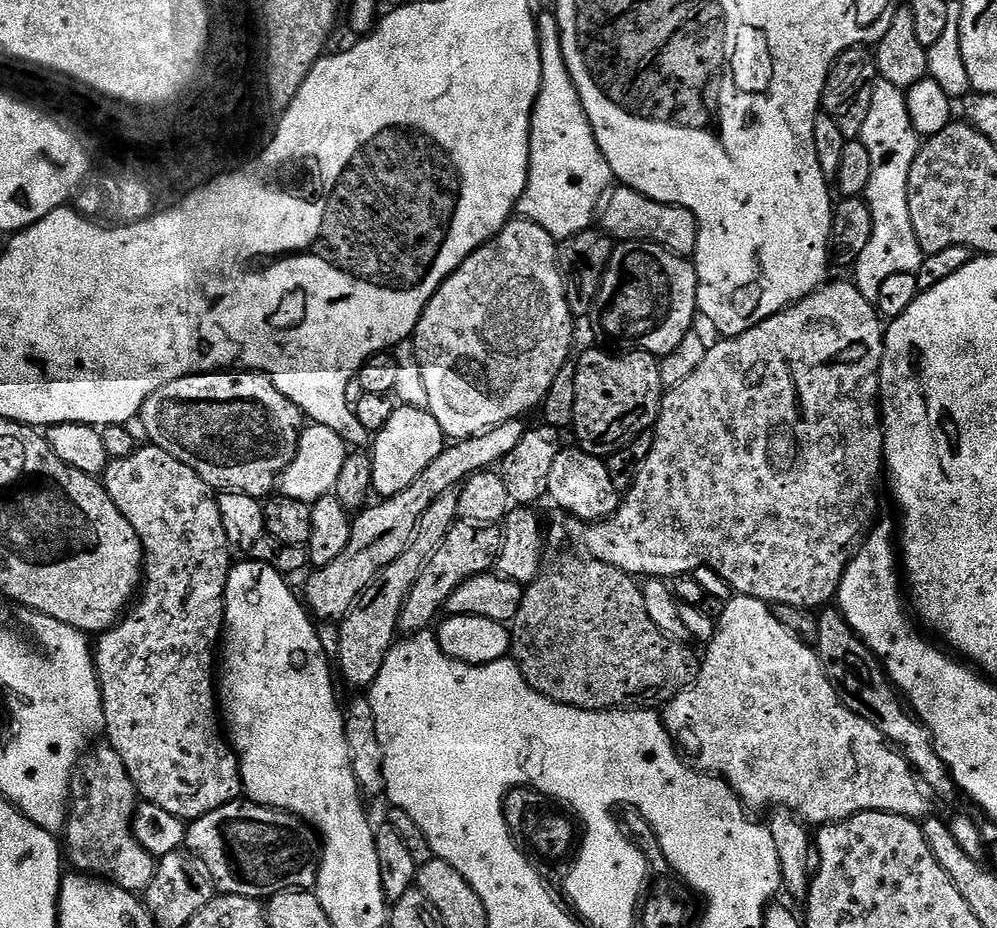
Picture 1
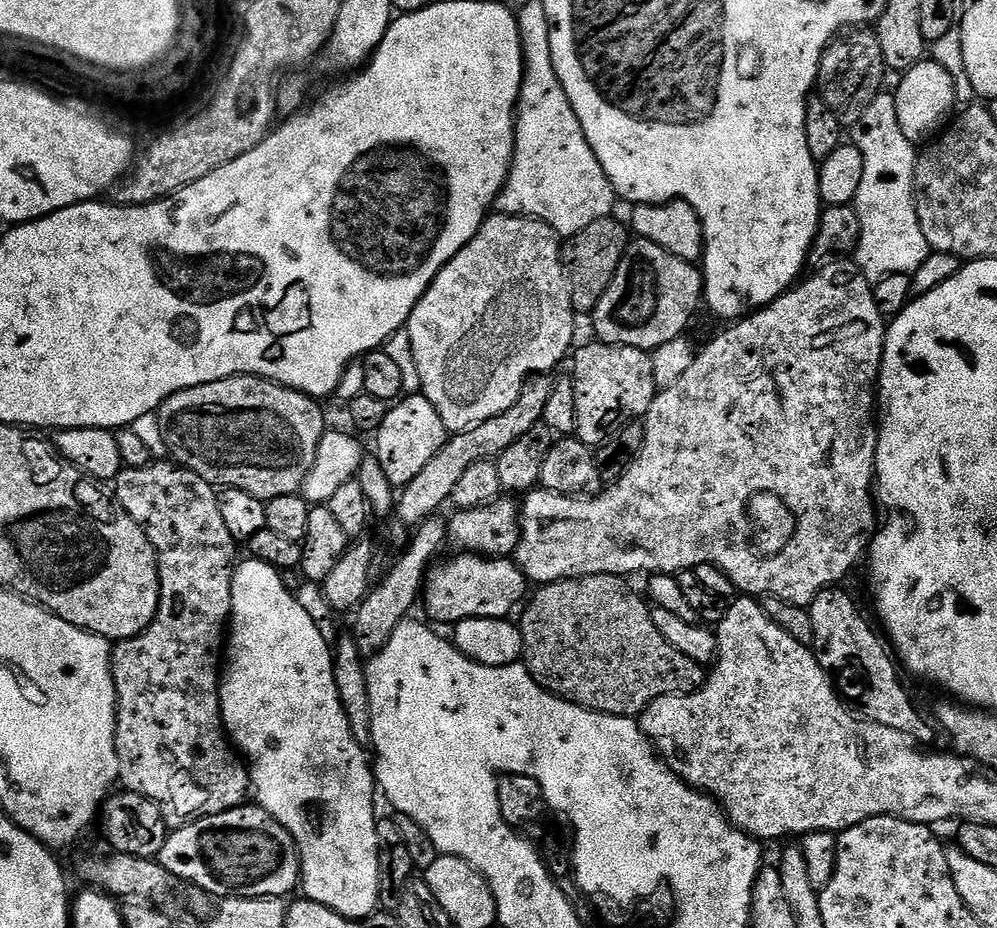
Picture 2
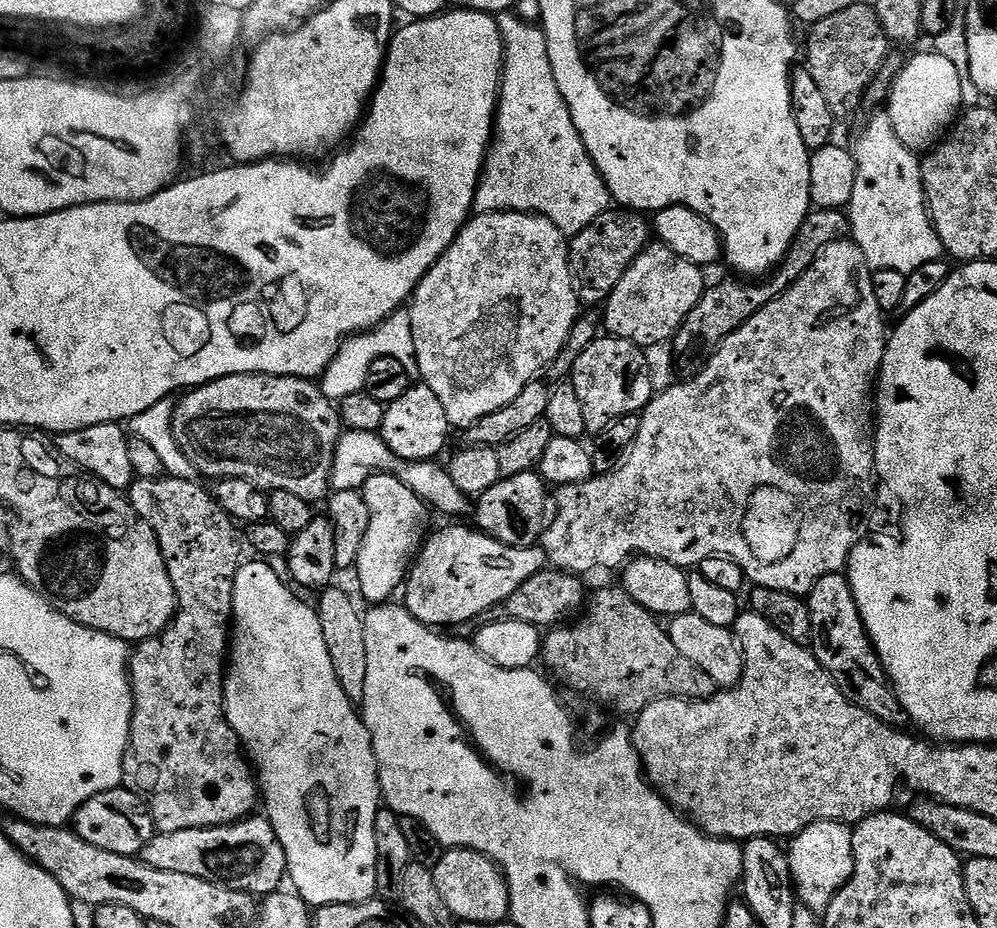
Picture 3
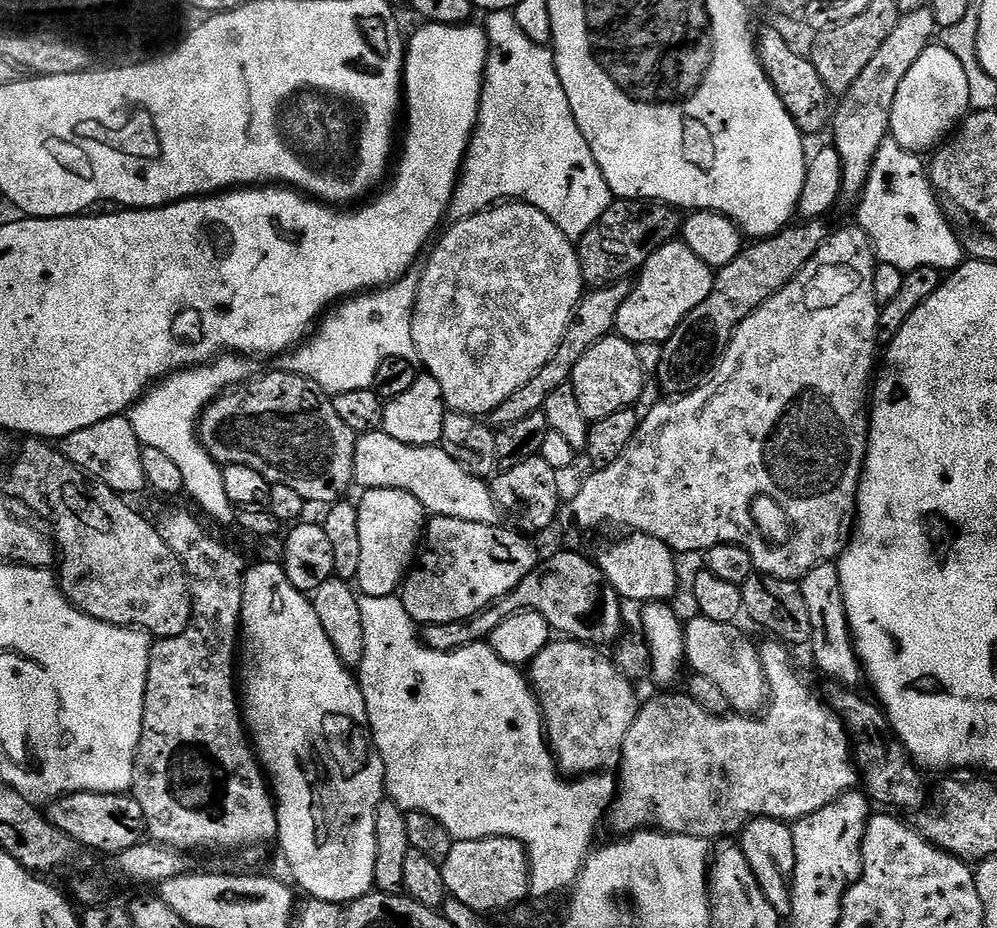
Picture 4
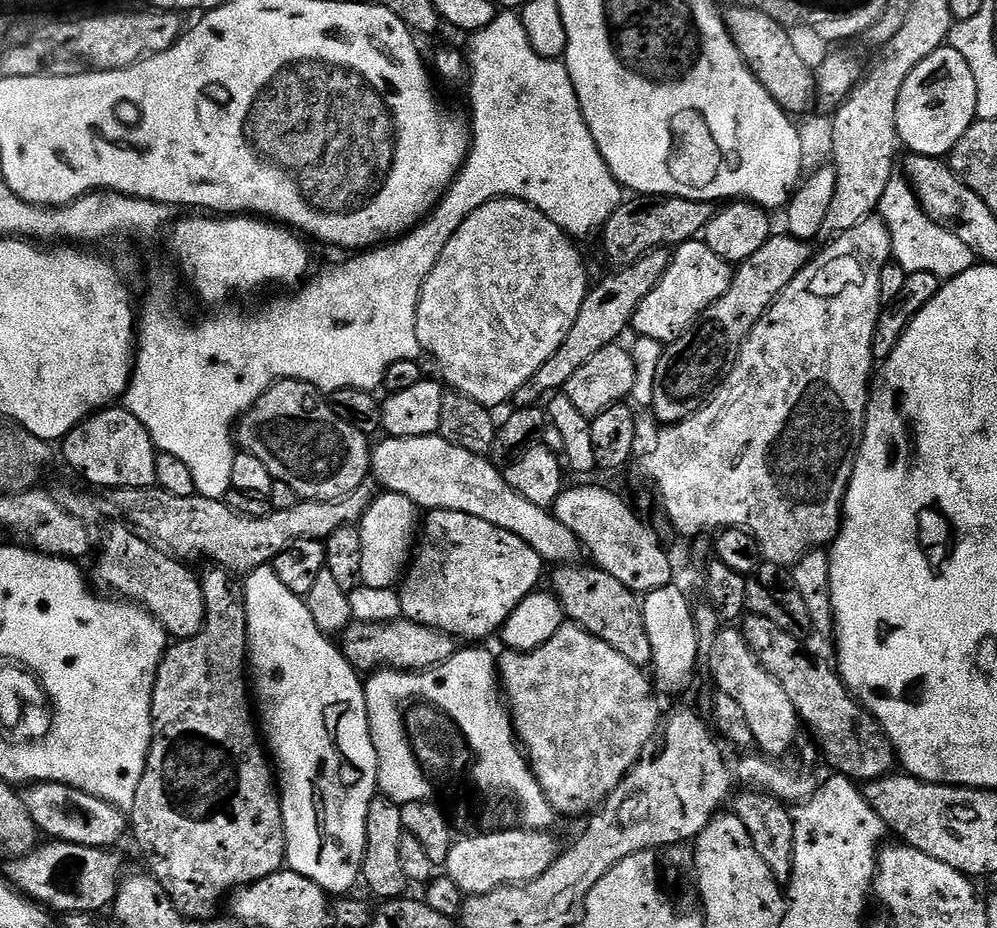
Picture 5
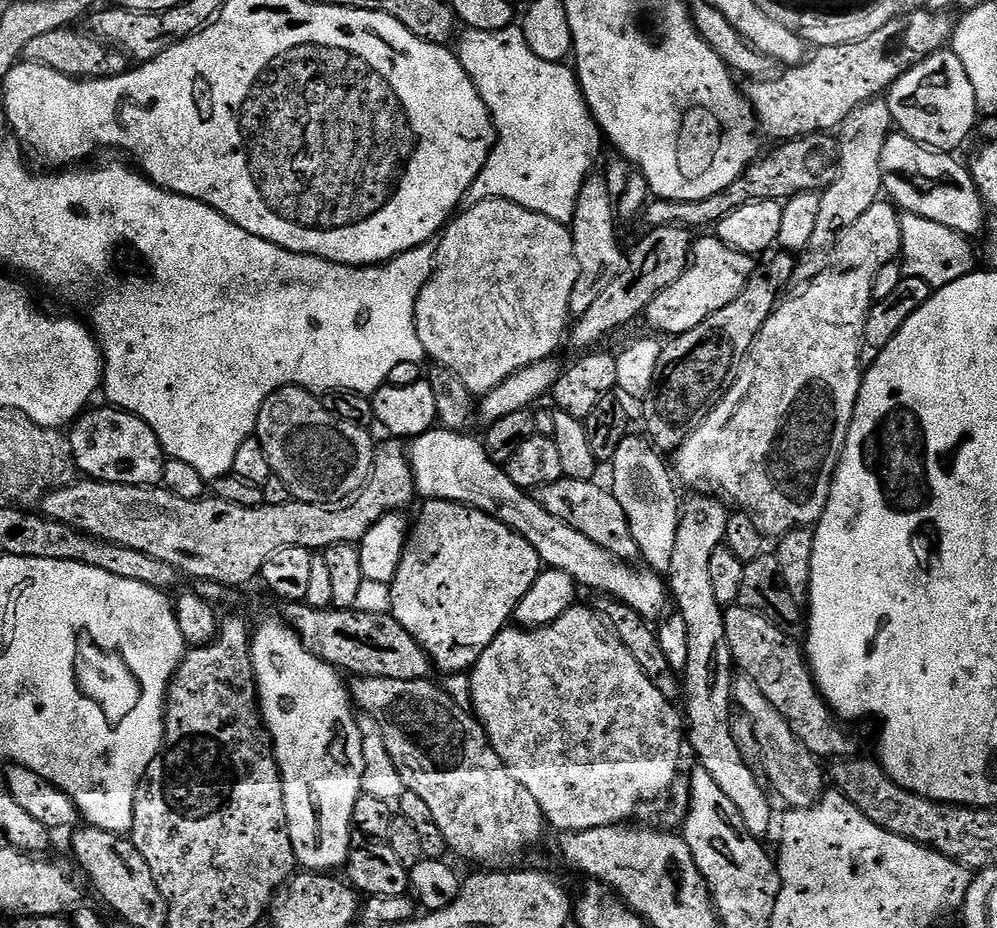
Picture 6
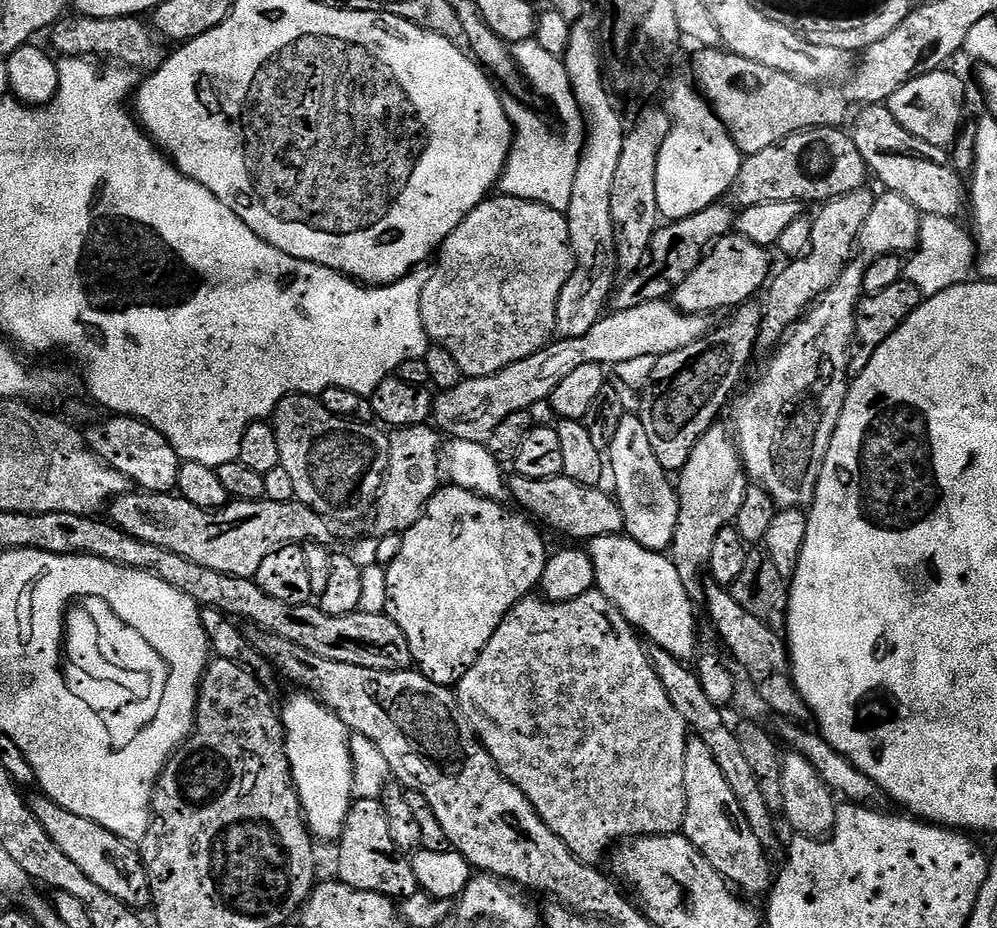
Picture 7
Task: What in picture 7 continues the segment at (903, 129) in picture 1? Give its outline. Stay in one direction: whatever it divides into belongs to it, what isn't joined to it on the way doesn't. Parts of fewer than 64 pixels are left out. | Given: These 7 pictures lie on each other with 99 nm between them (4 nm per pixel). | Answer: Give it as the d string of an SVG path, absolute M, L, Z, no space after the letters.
M924 216L920 222L920 240L916 244L915 252L907 257L904 265L903 279L914 282L918 290L922 290L925 298L934 294L942 294L942 290L950 290L959 284L969 283L976 266L976 242L971 231L968 232L960 225L956 218L942 218L941 216Z

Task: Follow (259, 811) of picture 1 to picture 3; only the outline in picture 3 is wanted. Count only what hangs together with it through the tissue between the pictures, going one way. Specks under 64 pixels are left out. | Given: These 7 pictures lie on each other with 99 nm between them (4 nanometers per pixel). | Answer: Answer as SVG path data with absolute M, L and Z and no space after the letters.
M253 814L232 824L213 828L191 828L173 832L156 832L142 853L144 863L154 870L170 870L174 874L194 874L194 878L224 884L249 896L263 898L281 891L288 876L286 850L274 834L274 826L263 815Z

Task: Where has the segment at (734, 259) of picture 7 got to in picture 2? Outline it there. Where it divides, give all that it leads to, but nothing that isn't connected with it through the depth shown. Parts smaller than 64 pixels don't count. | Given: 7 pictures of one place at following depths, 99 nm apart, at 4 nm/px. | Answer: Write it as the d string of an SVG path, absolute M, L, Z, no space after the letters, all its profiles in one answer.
M633 239L627 250L624 252L622 262L618 266L618 270L614 274L614 278L610 282L610 286L606 286L606 294L602 294L602 298L598 302L598 306L590 314L592 320L592 328L596 331L595 339L601 344L621 344L627 348L641 348L646 353L651 353L652 349L662 346L665 342L674 342L674 338L685 335L689 330L688 323L692 320L692 315L696 312L696 307L701 307L702 297L704 295L704 278L701 269L697 267L691 260L683 260L682 258L674 258L674 254L670 254L666 250L662 250L662 246L654 246L654 242Z

